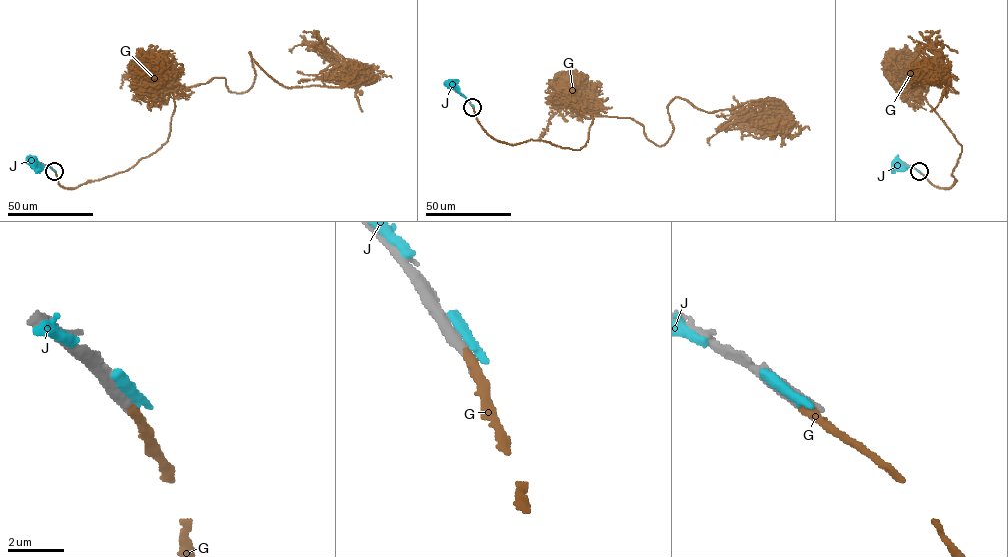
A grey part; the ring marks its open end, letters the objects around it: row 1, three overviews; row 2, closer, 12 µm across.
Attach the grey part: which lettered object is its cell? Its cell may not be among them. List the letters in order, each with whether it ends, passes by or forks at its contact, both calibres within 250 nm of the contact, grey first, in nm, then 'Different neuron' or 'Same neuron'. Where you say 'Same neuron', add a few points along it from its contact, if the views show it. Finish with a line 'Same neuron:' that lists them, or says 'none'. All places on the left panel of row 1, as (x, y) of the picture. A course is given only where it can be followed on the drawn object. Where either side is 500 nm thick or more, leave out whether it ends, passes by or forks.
G: It ends there. Thickness 440 nm (grey) against 380 nm. Same neuron. Its course: (54, 171), (132, 167), (176, 91), (245, 92), (249, 52), (286, 87), (366, 78), (362, 111)
J: Thickness 440 nm (grey) against 500 nm. Different neuron
Same neuron: G

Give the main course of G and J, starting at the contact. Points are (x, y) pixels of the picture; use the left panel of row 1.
G: (54, 171), (132, 167), (176, 91), (245, 92), (249, 52), (286, 87), (366, 78), (362, 111)
J: (54, 170), (33, 164)

